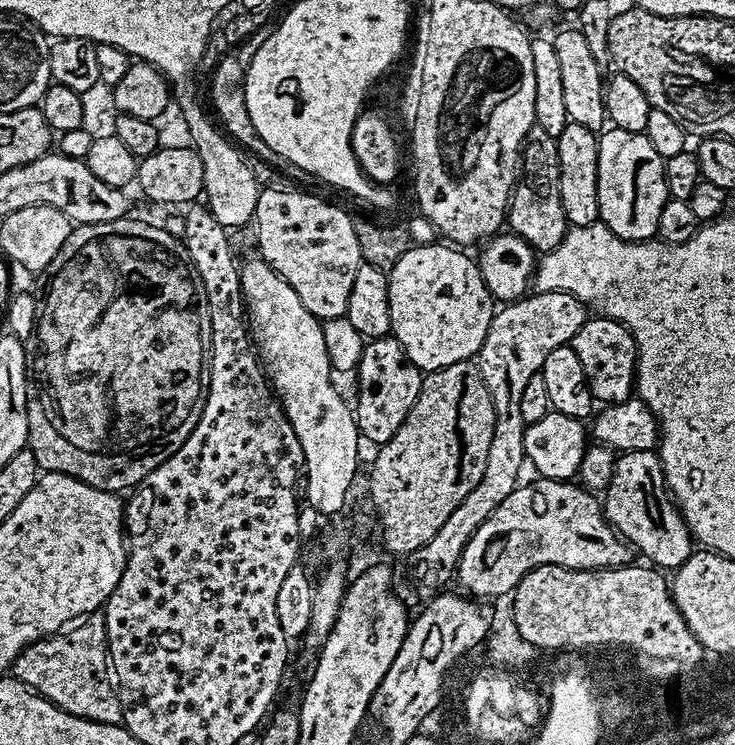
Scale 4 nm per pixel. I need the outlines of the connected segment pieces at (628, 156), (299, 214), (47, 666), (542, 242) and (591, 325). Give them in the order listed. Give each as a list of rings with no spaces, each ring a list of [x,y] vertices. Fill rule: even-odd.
[[[609,127],[598,136],[598,210],[599,223],[623,240],[651,240],[659,230],[659,219],[663,207],[670,199],[668,183],[664,177],[665,157],[650,146],[650,138],[642,132],[627,132]]]
[[[265,187],[256,203],[254,229],[256,244],[260,247],[259,259],[266,261],[292,287],[294,294],[302,298],[302,306],[321,322],[344,315],[350,302],[350,289],[354,286],[354,274],[358,274],[362,263],[352,221],[353,217],[347,216],[342,209],[304,192],[283,192],[280,188]]]
[[[103,611],[89,612],[75,626],[26,645],[18,654],[14,665],[14,675],[17,680],[28,685],[33,692],[46,697],[51,704],[56,704],[72,715],[93,720],[96,723],[108,724],[120,724],[124,719],[120,709],[120,700],[114,694],[114,684],[110,679],[108,628],[104,625]]]
[[[534,126],[522,145],[522,167],[518,172],[516,187],[512,190],[512,199],[508,201],[506,224],[515,235],[523,238],[536,254],[557,248],[570,227],[566,210],[562,210],[562,194],[558,190],[559,177],[556,137]]]
[[[589,318],[574,334],[571,347],[578,354],[578,362],[582,362],[582,370],[586,370],[586,382],[590,386],[593,397],[605,405],[619,404],[633,395],[636,382],[636,343],[632,332],[626,325],[607,318]]]

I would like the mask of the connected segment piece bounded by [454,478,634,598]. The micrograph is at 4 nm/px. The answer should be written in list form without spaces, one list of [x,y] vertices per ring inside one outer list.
[[[533,479],[533,484],[521,483],[474,530],[466,542],[456,566],[455,579],[469,597],[489,598],[515,592],[518,582],[538,566],[557,564],[563,568],[623,568],[633,563],[634,549],[604,517],[601,497],[576,482],[567,480]]]

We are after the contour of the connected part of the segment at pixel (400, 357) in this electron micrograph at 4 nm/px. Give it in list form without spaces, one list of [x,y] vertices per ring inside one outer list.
[[[389,334],[365,343],[358,375],[360,381],[356,384],[356,404],[354,400],[356,426],[367,443],[369,440],[373,446],[385,444],[394,438],[394,434],[398,434],[398,426],[406,422],[406,414],[424,381],[422,370],[410,362],[406,350],[402,350],[395,336]]]

